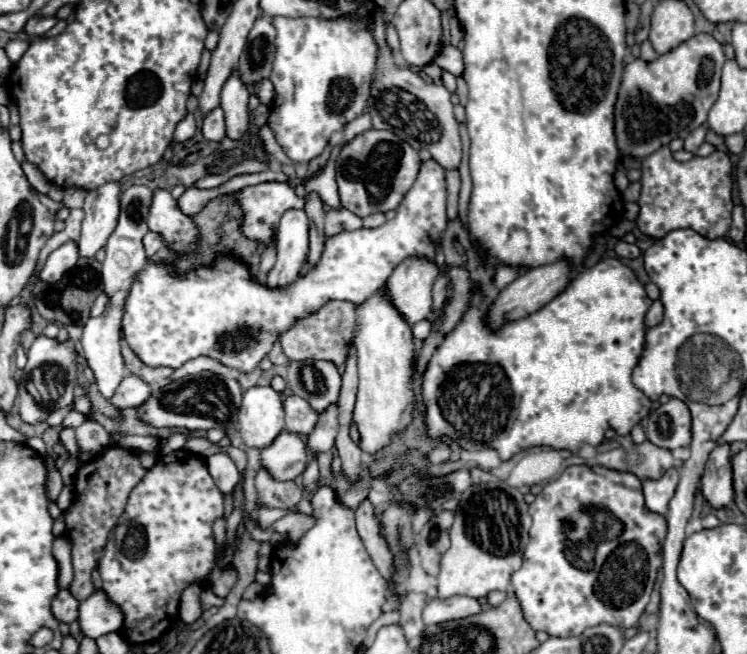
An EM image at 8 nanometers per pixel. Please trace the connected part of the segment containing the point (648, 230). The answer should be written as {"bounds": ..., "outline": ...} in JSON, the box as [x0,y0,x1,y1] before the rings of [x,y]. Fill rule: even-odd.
{"bounds":[637,146,731,238],"outline":[[[667,146],[643,158],[641,166],[641,214],[637,226],[643,234],[663,238],[677,228],[693,228],[707,238],[723,238],[731,226],[731,162],[725,152],[713,152],[705,158],[693,156],[687,162],[677,162]]]}

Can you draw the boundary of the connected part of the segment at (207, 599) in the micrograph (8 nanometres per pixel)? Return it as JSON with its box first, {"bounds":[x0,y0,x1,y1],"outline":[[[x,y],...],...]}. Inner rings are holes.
{"bounds":[201,586,223,610],"outline":[[[205,586],[205,588],[201,590],[201,608],[203,608],[203,610],[209,610],[211,606],[221,606],[221,604],[223,604],[223,600],[217,598],[217,596],[211,592],[209,586]]]}

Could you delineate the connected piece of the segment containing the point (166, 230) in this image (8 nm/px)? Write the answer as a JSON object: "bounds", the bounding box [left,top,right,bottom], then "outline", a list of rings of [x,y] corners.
{"bounds":[147,190,197,252],"outline":[[[155,190],[147,218],[149,230],[159,232],[177,252],[191,252],[197,240],[197,226],[183,214],[177,200],[167,190]]]}

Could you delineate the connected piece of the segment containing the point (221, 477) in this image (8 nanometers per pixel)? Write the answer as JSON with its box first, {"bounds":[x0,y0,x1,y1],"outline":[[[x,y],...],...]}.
{"bounds":[207,454,241,496],"outline":[[[215,454],[215,456],[207,458],[207,466],[209,466],[209,474],[213,476],[221,494],[223,496],[233,494],[235,486],[241,480],[241,474],[239,474],[235,462],[227,454]]]}

